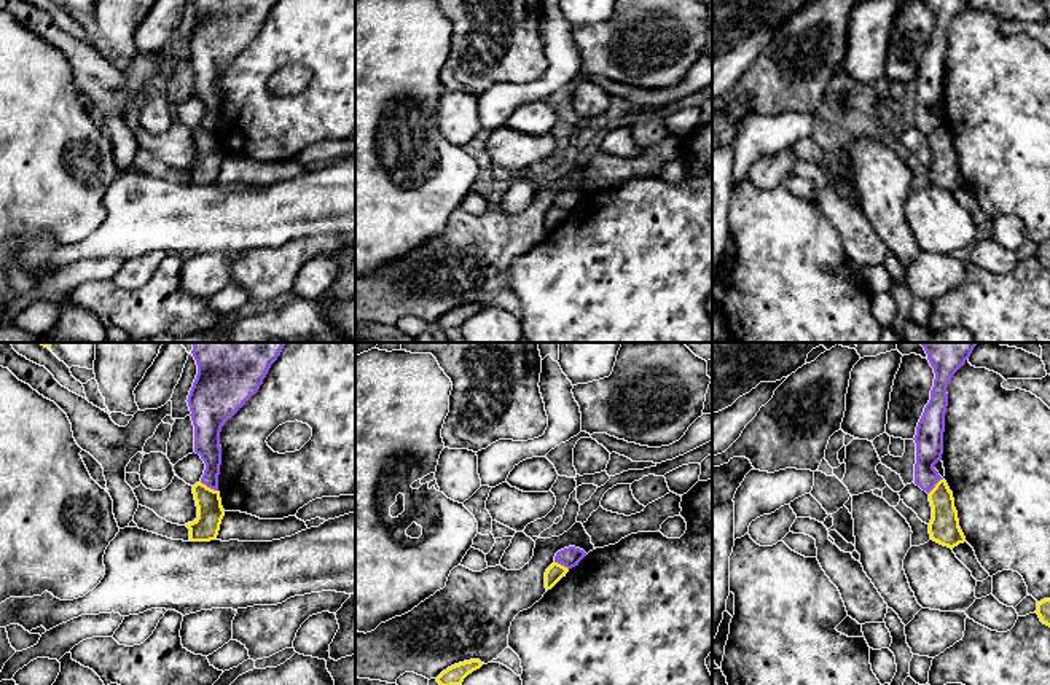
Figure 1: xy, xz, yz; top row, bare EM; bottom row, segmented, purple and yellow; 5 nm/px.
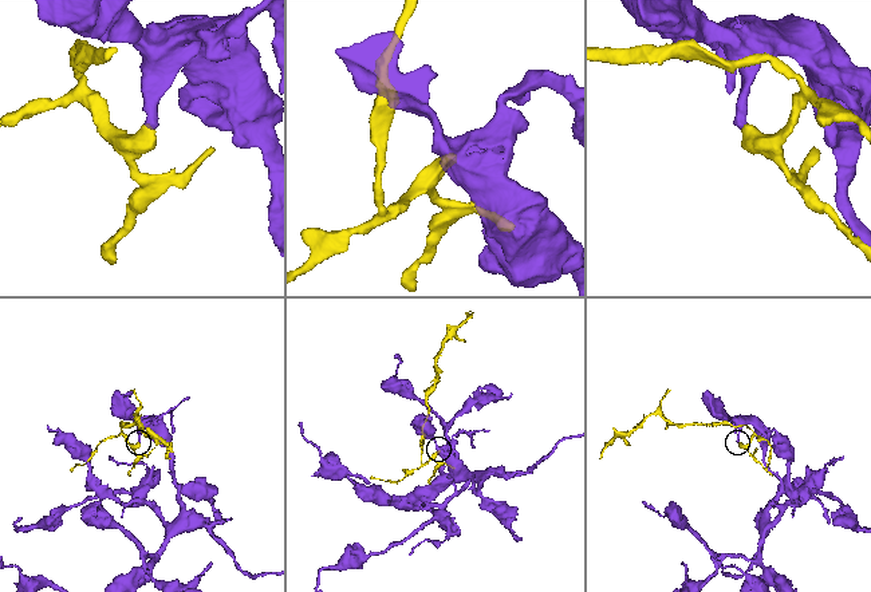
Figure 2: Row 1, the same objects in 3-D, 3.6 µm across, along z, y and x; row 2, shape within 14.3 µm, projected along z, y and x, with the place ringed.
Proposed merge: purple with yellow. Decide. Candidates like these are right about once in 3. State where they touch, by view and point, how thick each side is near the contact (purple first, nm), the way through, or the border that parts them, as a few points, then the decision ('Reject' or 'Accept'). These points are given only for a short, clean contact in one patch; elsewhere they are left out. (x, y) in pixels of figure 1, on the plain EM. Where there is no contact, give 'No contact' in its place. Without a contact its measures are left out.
Touches purple at xy (209, 129). Thickness 130 nm (purple) against 130 nm. Boundary: xy (199, 125), (217, 134). Reject

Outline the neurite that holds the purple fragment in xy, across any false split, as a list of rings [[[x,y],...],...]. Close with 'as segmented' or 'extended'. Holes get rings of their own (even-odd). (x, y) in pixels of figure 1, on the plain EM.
[[[194,0],[198,18],[188,38],[194,96],[206,107],[201,126],[218,134],[223,67],[255,38],[277,0]]] | as segmented

